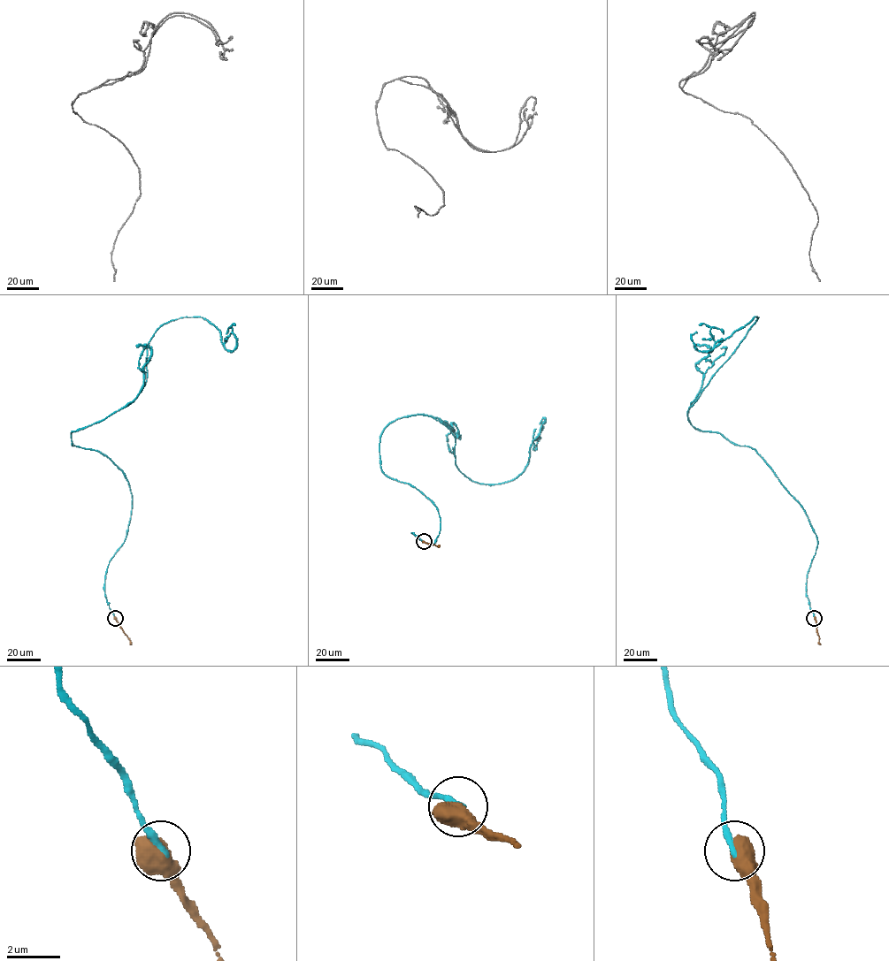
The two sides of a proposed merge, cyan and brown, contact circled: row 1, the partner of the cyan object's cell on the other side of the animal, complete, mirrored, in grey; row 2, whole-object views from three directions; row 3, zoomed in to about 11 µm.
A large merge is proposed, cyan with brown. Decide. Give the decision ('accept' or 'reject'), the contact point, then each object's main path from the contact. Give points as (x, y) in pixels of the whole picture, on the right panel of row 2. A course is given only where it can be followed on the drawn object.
reject | (814, 618) | cyan via (814, 618), (804, 509), (753, 448), (688, 420), (757, 316), (710, 350), (696, 333) | brown via (814, 618), (820, 644)

